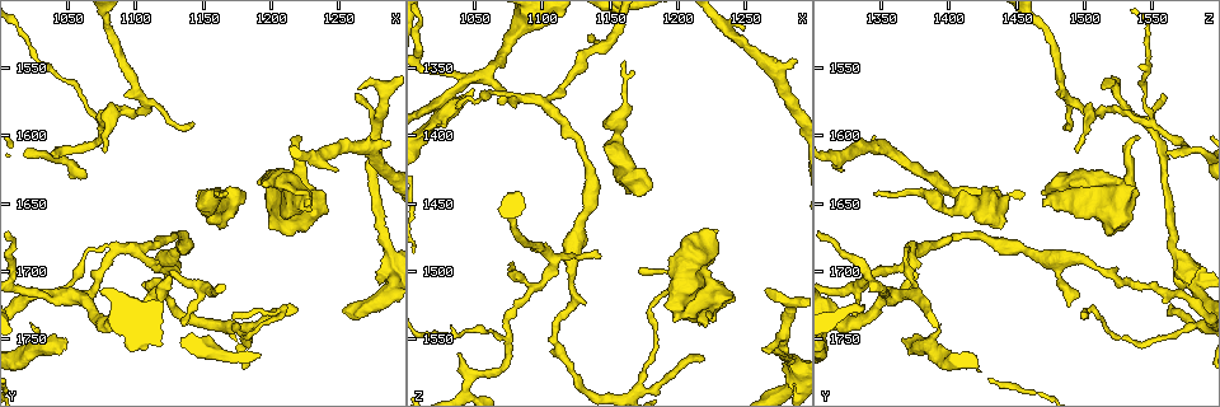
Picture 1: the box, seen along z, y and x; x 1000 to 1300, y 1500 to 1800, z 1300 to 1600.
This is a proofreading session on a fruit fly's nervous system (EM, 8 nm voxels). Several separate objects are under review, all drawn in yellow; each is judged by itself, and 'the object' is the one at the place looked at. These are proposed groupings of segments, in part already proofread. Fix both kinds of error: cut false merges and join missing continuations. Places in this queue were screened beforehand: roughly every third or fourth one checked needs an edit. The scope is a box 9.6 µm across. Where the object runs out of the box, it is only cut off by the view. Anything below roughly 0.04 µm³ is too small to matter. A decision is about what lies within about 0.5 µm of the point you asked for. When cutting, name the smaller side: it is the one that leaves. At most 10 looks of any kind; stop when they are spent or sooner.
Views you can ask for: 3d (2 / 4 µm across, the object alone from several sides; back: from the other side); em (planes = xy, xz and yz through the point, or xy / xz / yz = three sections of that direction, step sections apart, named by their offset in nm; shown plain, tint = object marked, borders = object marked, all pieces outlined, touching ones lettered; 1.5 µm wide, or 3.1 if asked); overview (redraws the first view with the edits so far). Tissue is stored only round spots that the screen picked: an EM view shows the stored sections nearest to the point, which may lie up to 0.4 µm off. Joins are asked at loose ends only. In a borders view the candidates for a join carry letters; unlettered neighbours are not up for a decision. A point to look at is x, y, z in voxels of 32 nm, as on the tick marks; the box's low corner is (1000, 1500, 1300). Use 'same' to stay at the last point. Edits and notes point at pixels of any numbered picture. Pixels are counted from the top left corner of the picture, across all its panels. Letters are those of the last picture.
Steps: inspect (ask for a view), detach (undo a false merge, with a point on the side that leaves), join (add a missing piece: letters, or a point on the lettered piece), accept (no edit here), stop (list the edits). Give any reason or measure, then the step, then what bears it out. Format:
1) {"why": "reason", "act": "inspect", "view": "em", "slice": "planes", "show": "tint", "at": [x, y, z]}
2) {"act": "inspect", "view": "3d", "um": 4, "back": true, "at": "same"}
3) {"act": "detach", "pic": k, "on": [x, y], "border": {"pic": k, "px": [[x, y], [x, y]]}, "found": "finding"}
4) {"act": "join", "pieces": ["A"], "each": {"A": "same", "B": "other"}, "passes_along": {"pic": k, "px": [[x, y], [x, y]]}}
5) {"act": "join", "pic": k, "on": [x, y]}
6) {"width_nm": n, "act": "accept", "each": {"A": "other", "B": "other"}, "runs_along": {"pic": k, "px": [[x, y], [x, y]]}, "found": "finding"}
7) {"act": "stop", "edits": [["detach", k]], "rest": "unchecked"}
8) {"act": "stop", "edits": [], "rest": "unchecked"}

{"why": "free end", "act": "inspect", "view": "3d", "um": 4, "at": [1048, 1750, 1366]}

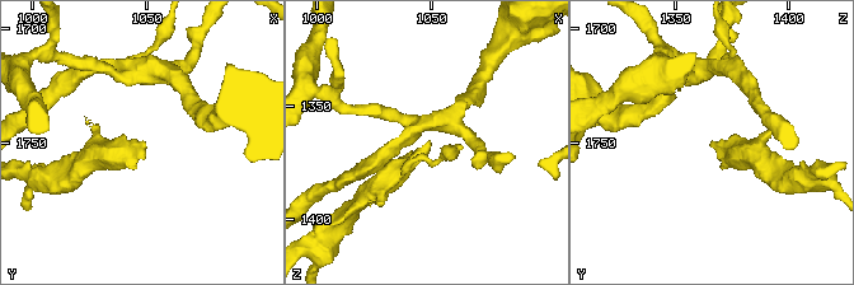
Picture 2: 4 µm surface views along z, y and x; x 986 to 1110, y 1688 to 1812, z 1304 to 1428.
{"act": "inspect", "view": "em", "slice": "yz", "step": 4, "show": "borders", "at": [1048, 1752, 1364]}

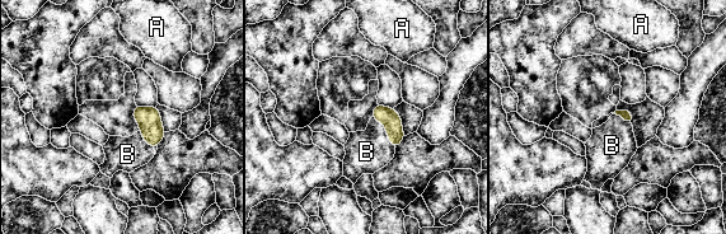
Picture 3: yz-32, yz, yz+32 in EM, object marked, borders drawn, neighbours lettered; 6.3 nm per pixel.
{"act": "inspect", "view": "em", "slice": "planes", "show": "borders", "at": "same"}

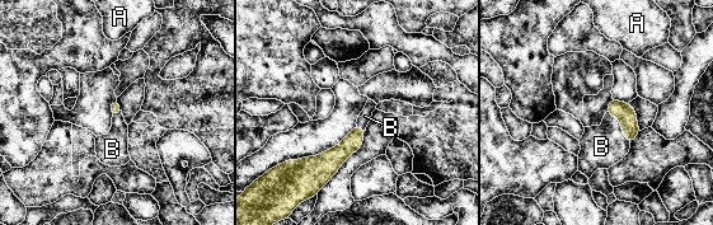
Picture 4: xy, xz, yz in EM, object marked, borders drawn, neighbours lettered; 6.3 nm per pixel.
{"act": "join", "pieces": ["B"], "each": {"A": "other", "B": "same"}, "passes_along": {"pic": 4, "px": [[623, 112], [622, 127], [601, 146]]}, "found": "the neuron continues"}

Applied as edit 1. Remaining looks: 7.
{"why": "see it whole again", "act": "inspect", "view": "overview"}

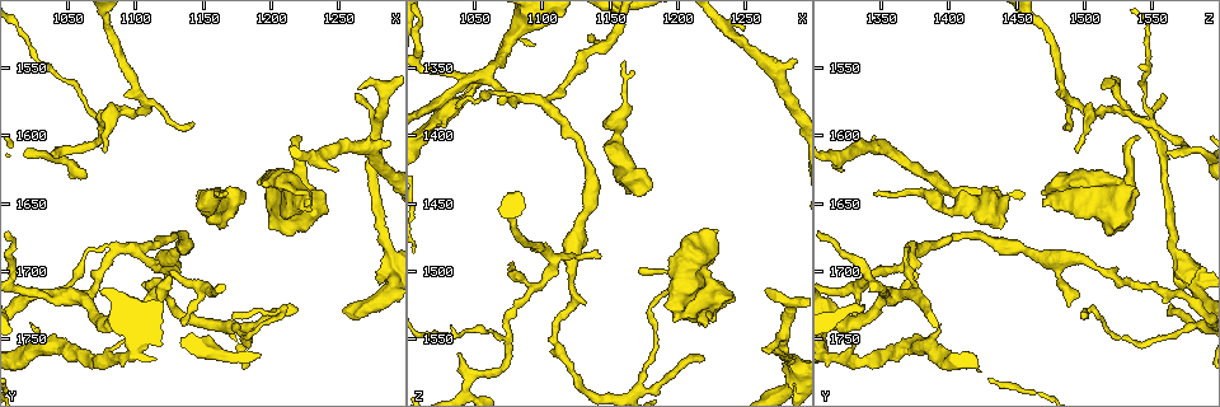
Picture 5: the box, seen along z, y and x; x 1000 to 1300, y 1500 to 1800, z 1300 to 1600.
{"why": "an open end", "act": "inspect", "view": "em", "slice": "planes", "show": "plain", "at": [1096, 1750, 1334]}

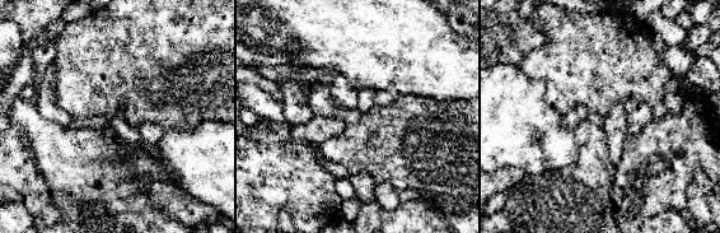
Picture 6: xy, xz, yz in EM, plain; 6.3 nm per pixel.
{"why": "where the object lies", "act": "inspect", "view": "em", "slice": "planes", "show": "tint", "at": "same"}

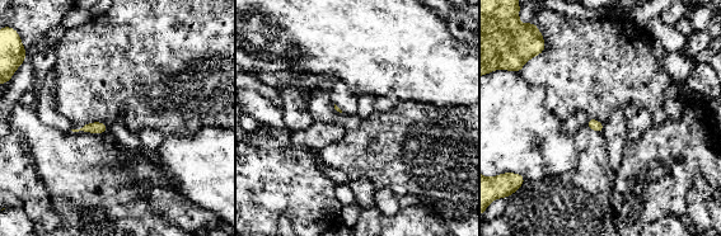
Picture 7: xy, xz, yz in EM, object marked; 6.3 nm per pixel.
{"act": "inspect", "view": "em", "slice": "planes", "show": "borders", "at": "same"}

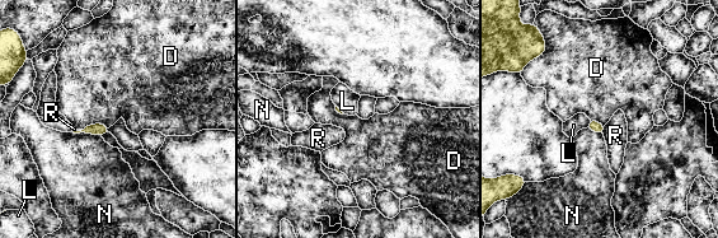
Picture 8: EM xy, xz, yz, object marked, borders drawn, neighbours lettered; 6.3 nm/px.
{"act": "accept", "each": {"D": "other", "L": "other", "N": "other", "R": "other"}, "border": {"pic": 8, "px": [[108, 126], [89, 124], [81, 130]]}, "found": "none of them fits"}

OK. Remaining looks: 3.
{"why": "branch stops here", "act": "inspect", "view": "3d", "um": 4, "at": [1164, 1666, 1430]}

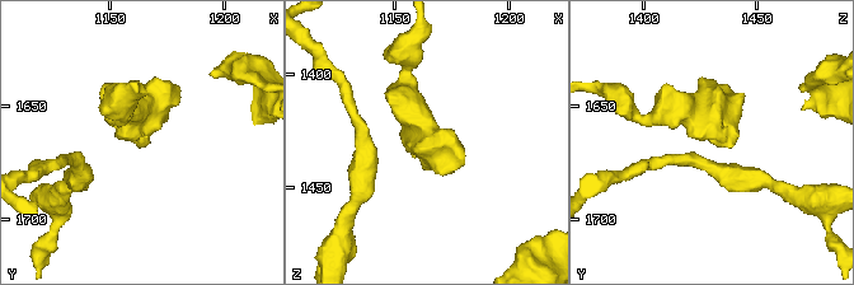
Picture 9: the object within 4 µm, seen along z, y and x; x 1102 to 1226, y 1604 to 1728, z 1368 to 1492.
{"why": "shape alone is not enough", "act": "inspect", "view": "em", "slice": "yz", "step": 8, "show": "borders", "at": [1163, 1666, 1430]}

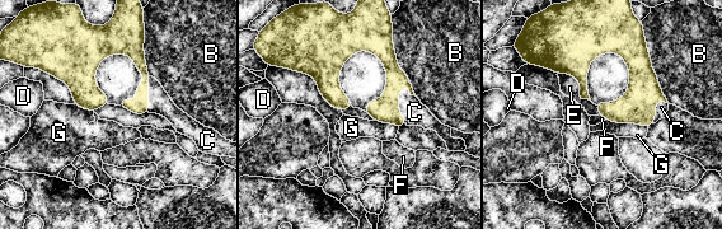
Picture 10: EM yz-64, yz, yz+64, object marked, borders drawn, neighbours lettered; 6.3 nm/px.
{"why": "another direction", "act": "inspect", "view": "em", "slice": "planes", "show": "borders", "at": "same"}

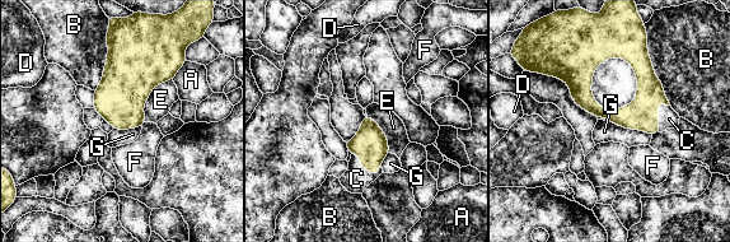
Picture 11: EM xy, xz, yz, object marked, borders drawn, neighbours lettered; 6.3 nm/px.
{"act": "join", "pieces": ["C"], "each": {"A": "other", "B": "other", "C": "same", "D": "other", "E": "other", "F": "other", "G": "other"}, "passes_along": {"pic": 11, "px": [[370, 144], [363, 166], [356, 178]]}, "found": "the neuron continues"}

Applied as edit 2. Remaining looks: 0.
{"act": "stop", "edits": [["join", 4], ["join", 11]], "rest": "unchecked"}

